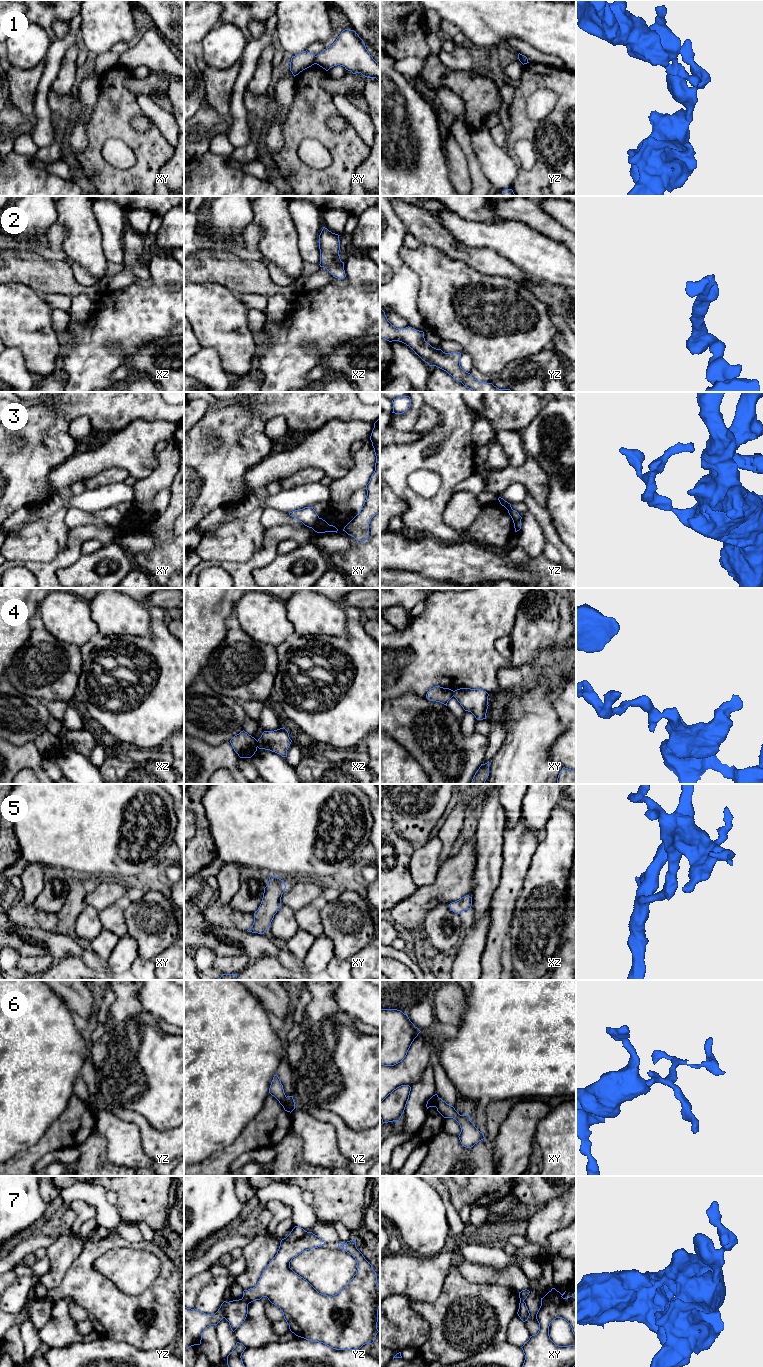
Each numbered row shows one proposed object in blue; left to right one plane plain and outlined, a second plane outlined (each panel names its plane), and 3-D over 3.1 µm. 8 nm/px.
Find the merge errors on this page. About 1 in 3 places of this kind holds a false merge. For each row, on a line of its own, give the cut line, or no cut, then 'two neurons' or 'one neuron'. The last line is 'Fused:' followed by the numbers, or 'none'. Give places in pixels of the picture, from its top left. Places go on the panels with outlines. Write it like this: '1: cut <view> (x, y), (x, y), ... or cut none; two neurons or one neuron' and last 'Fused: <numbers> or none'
1: cut xy (316, 56), (314, 63); two neurons
2: cut none; one neuron
3: cut xy (319, 518), (312, 528); two neurons
4: cut xz (258, 741), (257, 746); two neurons
5: cut none; one neuron
6: cut yz (285, 1097), (285, 1106), (288, 1111); two neurons
7: cut yz (242, 1298), (248, 1303); two neurons
Fused: 1, 3, 4, 6, 7

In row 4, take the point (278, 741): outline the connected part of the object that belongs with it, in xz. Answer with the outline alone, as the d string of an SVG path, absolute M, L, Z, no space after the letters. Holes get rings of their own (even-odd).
M283 727L274 731L264 731L258 739L259 749L270 750L282 757L287 757L287 750L292 740L288 731Z

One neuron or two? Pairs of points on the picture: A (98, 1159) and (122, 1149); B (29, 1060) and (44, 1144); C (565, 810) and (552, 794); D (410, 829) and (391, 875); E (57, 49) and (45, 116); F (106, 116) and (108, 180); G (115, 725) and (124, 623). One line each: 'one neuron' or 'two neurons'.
A: two neurons
B: two neurons
C: two neurons
D: two neurons
E: one neuron
F: one neuron
G: two neurons

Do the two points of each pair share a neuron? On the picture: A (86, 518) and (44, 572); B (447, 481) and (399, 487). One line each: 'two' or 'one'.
A: two
B: one

